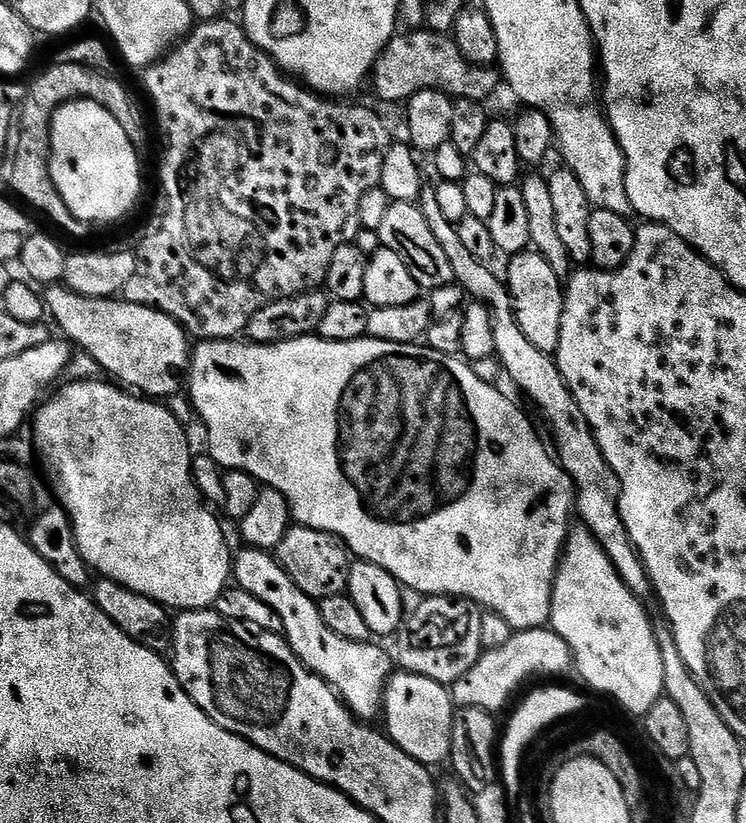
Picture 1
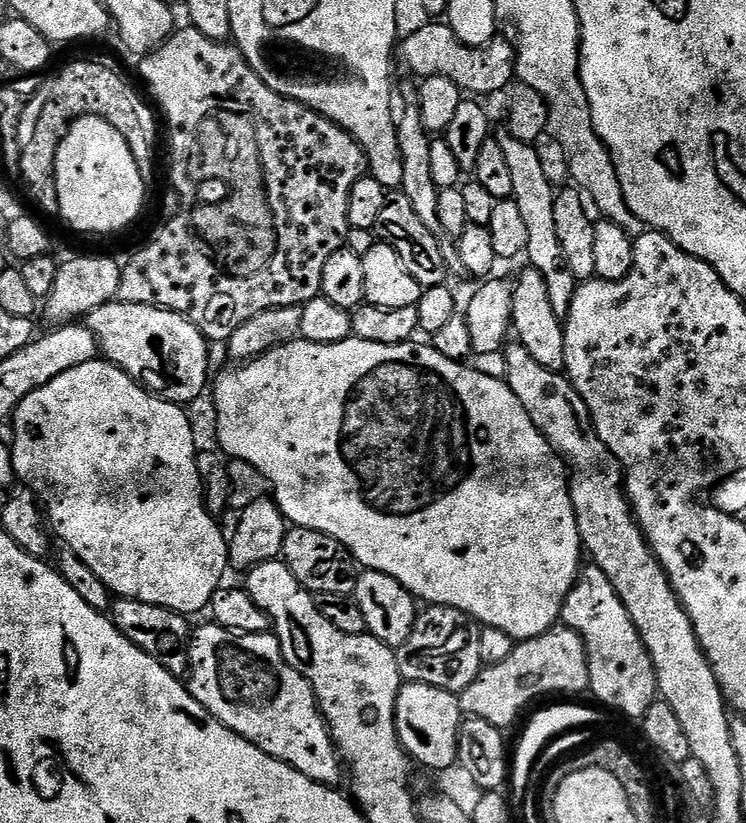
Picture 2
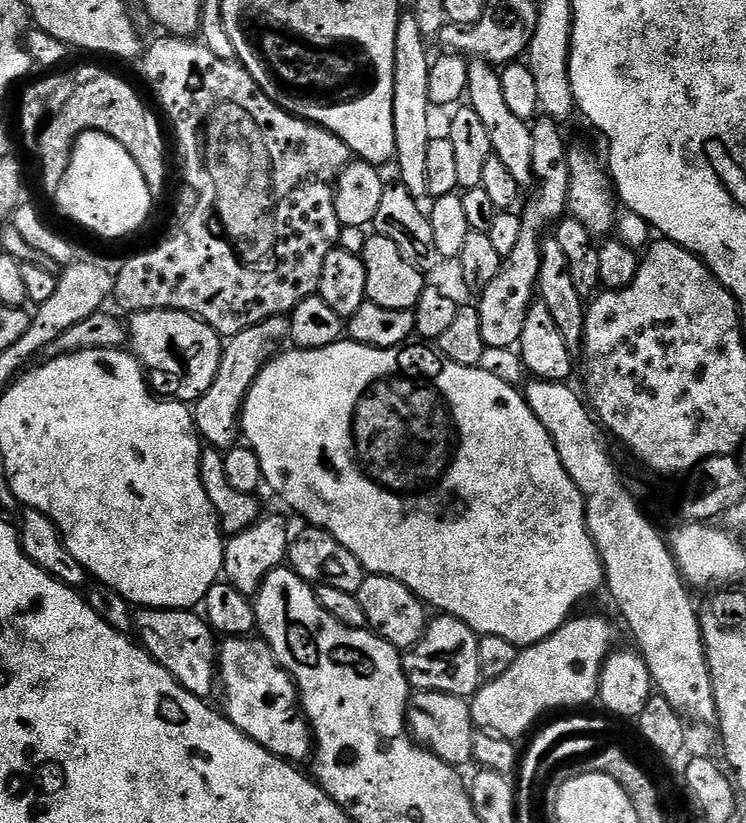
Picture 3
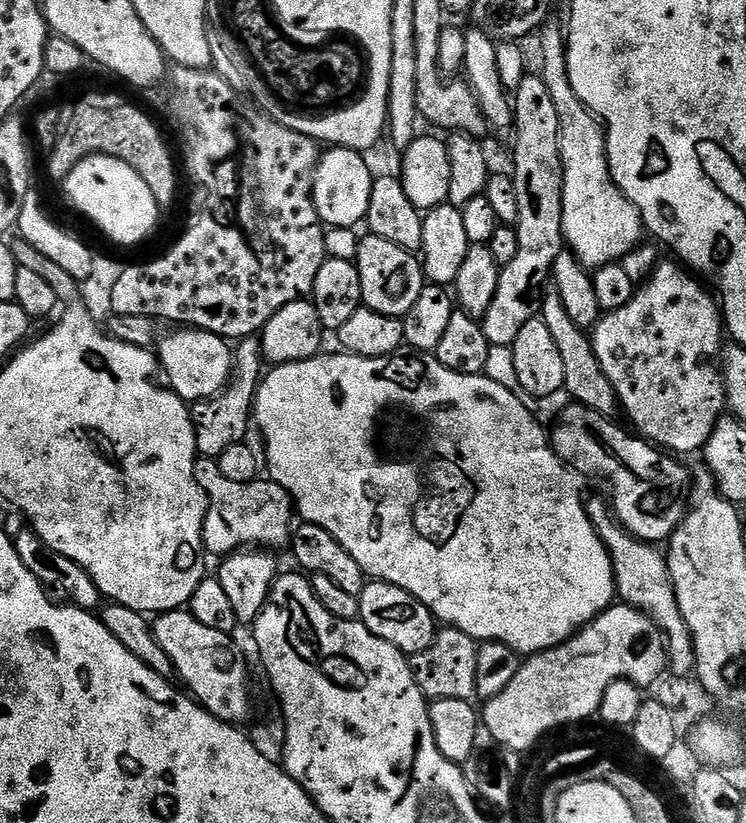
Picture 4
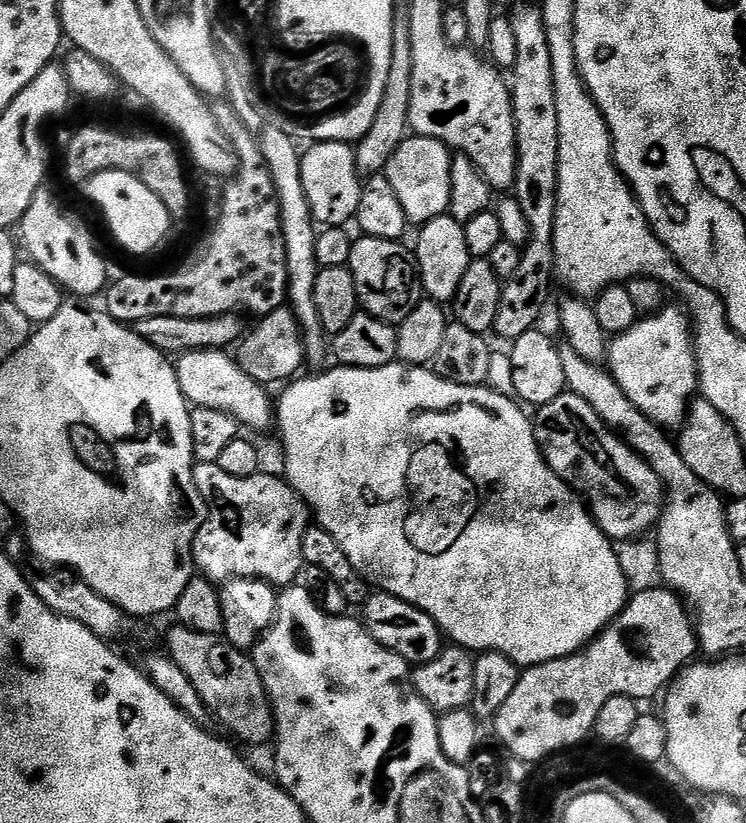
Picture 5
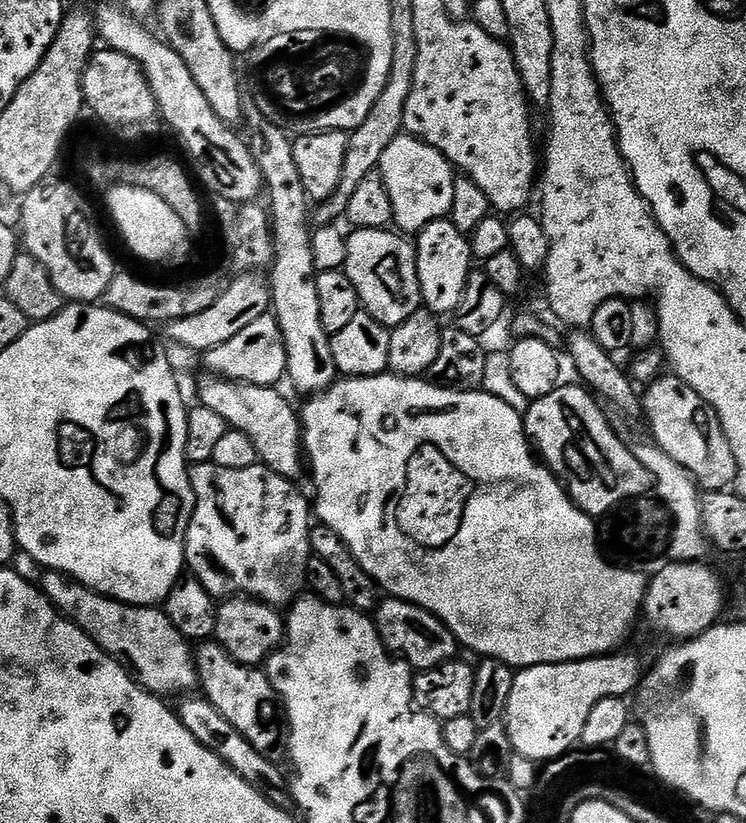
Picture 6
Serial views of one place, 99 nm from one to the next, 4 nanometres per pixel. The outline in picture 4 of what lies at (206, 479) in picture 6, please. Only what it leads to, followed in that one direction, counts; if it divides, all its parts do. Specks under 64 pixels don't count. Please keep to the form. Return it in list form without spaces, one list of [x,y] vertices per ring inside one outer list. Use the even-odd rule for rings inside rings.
[[[257,478],[248,484],[220,482],[217,485],[216,489],[211,489],[208,516],[204,520],[204,548],[209,553],[212,551],[216,558],[223,558],[249,546],[272,546],[268,544],[280,544],[283,540],[285,543],[289,539],[290,529],[293,527],[294,505],[285,488],[278,486],[270,478]]]

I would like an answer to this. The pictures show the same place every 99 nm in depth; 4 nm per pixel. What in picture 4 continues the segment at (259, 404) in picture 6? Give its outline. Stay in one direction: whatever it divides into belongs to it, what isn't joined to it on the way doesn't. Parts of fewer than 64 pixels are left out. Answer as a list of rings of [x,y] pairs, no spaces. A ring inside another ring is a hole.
[[[191,326],[172,330],[168,337],[161,339],[158,344],[158,364],[168,375],[167,383],[185,402],[210,400],[213,396],[224,391],[232,376],[233,349],[229,341],[213,332],[205,332]]]

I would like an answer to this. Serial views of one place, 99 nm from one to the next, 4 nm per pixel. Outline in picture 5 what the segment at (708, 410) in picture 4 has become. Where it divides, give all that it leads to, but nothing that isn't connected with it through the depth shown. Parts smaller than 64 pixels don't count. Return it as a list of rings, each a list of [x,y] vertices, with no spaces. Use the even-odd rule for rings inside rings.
[[[668,307],[637,319],[628,330],[611,337],[606,367],[618,386],[626,390],[626,398],[630,398],[648,420],[665,430],[676,430],[692,407],[700,374],[696,371],[696,346],[689,317],[679,307]]]

